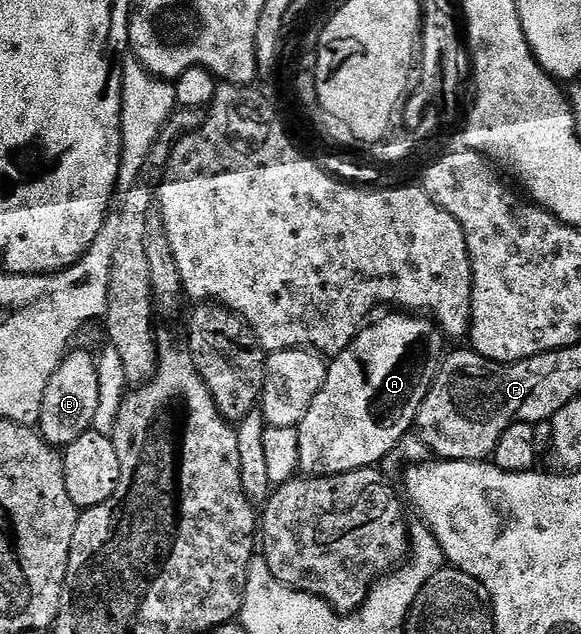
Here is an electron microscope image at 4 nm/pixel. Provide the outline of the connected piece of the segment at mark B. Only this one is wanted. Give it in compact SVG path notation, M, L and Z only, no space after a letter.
M67 351L57 370L52 374L44 394L42 405L38 410L36 421L37 431L43 440L54 445L59 450L64 450L80 434L91 431L96 418L97 403L100 401L100 384L97 382L98 367L93 355L86 352Z

